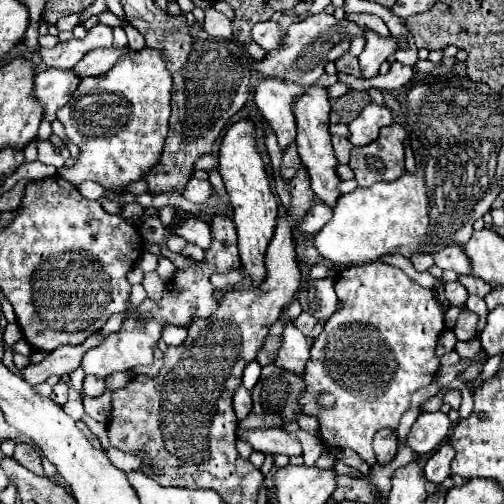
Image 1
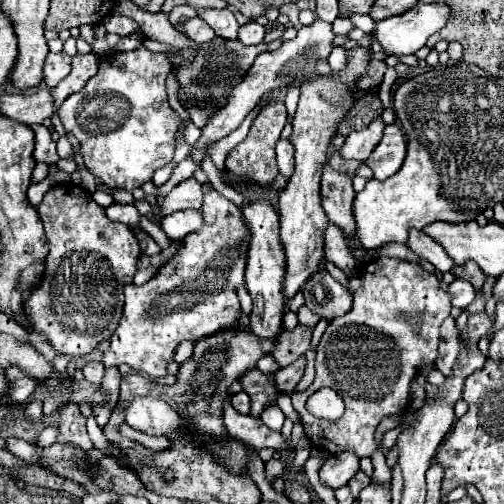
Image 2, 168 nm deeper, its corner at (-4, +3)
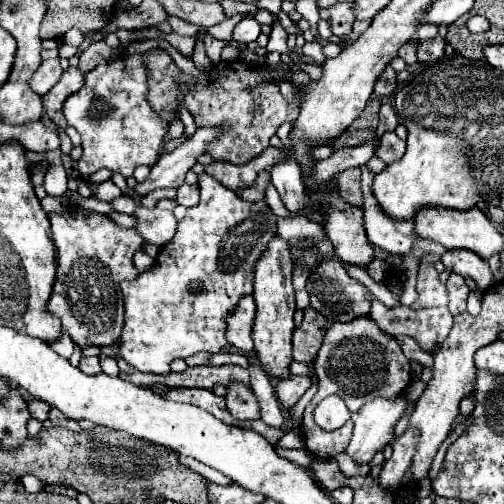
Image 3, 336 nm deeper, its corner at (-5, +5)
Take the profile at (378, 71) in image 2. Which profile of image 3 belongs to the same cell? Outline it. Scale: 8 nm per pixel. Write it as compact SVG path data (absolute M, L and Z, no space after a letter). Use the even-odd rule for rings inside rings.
M387 66L387 70L383 72L383 76L377 80L375 84L375 96L379 98L387 98L397 90L397 74L391 66Z

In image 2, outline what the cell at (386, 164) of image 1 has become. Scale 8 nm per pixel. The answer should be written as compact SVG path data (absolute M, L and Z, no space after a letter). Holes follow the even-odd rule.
M388 124L384 128L384 136L380 144L374 148L374 152L364 162L372 172L376 180L386 180L392 174L396 174L406 158L406 142L402 128L398 124Z

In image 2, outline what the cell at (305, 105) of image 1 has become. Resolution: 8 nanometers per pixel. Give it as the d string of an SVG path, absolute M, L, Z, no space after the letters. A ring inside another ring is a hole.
M330 164L322 170L322 206L328 220L340 226L346 234L354 232L352 200L356 192L352 188L352 178L336 172Z

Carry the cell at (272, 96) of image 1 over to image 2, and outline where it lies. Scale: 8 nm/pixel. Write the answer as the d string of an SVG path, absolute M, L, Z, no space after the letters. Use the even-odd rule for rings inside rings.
M288 138L278 140L278 144L276 144L276 158L278 158L280 174L290 178L292 170L294 170L294 148L292 148L292 142Z

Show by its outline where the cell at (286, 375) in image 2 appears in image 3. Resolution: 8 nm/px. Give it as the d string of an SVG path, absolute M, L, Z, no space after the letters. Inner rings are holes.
M291 376L287 380L277 382L277 398L283 404L283 408L291 408L297 404L297 400L311 388L311 378L307 376Z

